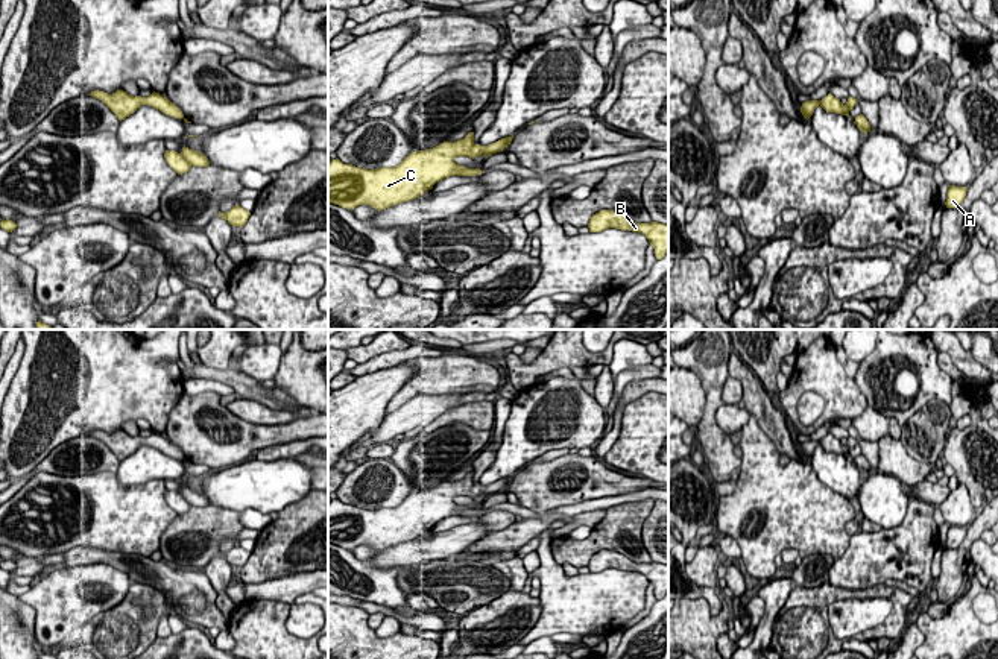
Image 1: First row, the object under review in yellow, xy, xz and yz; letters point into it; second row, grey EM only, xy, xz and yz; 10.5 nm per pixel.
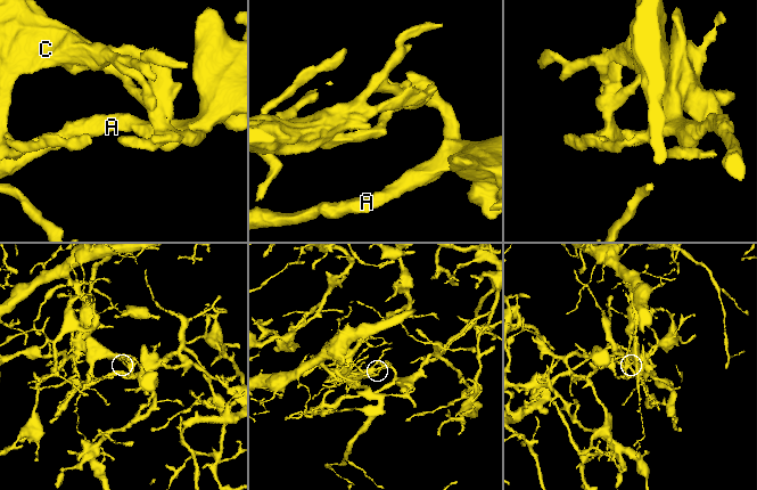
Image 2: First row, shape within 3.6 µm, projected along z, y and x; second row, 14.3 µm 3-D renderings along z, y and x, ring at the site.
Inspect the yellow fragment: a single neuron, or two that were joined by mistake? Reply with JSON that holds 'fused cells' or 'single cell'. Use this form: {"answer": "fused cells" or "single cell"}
{"answer": "fused cells"}

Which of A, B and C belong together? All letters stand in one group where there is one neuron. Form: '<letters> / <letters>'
A B / C

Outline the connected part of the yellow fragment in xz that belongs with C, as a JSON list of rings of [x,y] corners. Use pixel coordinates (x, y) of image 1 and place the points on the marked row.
[[[474,132],[454,143],[444,141],[427,150],[409,153],[395,167],[362,169],[343,164],[339,158],[328,162],[328,202],[346,210],[371,205],[381,211],[413,200],[450,176],[482,175],[480,169],[466,169],[454,162],[456,156],[477,158]]]

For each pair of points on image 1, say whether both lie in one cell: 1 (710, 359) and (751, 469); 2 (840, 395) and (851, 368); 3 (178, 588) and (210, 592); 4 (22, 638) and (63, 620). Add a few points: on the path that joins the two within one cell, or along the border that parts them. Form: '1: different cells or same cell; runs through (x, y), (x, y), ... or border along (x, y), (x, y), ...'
1: different cells; border along (742, 459), (739, 466)
2: different cells; border along (836, 353), (843, 371), (852, 378)
3: same cell; runs through (186, 586), (202, 586)
4: different cells; border along (20, 600), (34, 611), (34, 636), (38, 643)

